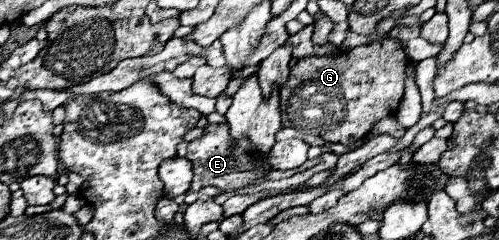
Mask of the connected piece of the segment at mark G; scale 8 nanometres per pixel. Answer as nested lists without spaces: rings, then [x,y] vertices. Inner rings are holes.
[[[391,32],[377,36],[373,42],[357,46],[337,56],[309,56],[301,58],[289,72],[287,82],[281,86],[281,124],[301,128],[303,134],[315,134],[329,142],[353,144],[369,134],[373,124],[381,118],[393,116],[403,98],[407,78],[407,54],[403,42],[393,38]]]

